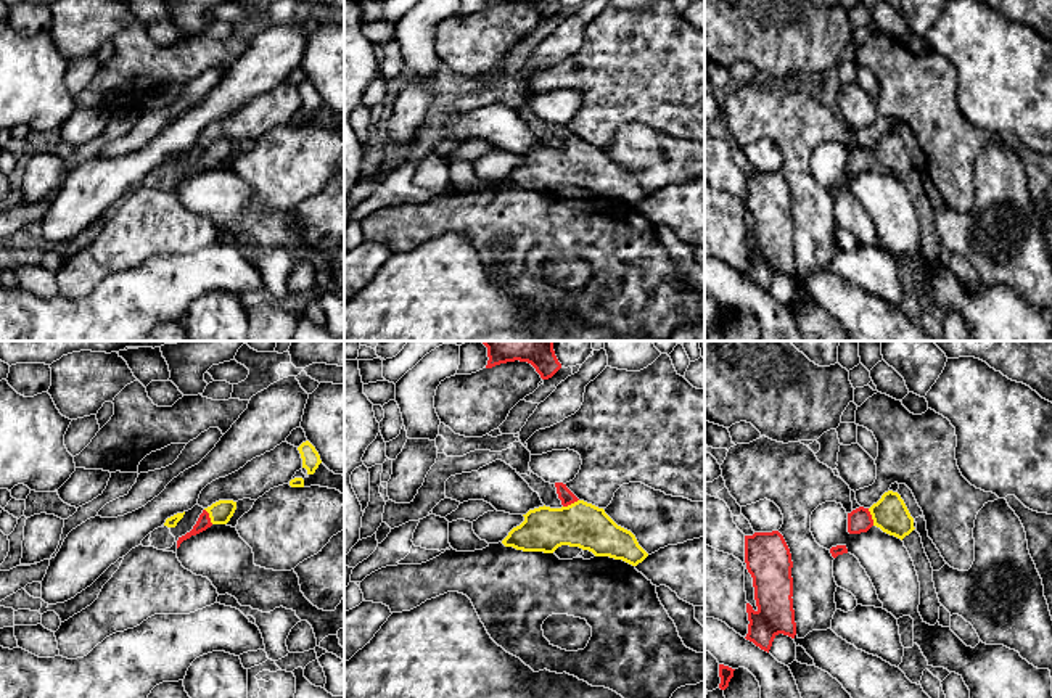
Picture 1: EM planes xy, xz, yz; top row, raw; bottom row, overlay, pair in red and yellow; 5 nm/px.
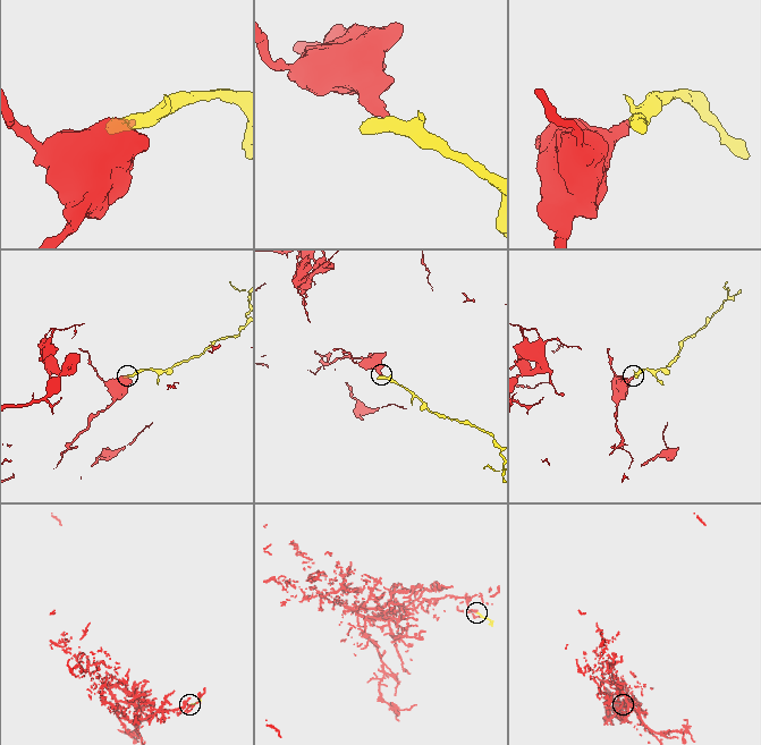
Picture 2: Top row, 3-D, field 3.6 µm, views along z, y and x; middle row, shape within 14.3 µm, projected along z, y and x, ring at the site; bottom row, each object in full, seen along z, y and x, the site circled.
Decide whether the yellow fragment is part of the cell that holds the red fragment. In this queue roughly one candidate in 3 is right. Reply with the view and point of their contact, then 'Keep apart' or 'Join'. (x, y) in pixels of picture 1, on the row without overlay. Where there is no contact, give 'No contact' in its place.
Touches red at yz (871, 156). Join

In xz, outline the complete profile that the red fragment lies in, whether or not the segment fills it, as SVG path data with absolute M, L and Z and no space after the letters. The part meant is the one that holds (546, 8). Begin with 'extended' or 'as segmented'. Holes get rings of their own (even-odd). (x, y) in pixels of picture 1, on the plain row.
as segmented; M520 0L531 3L542 19L552 18L560 8L561 3L558 0Z

